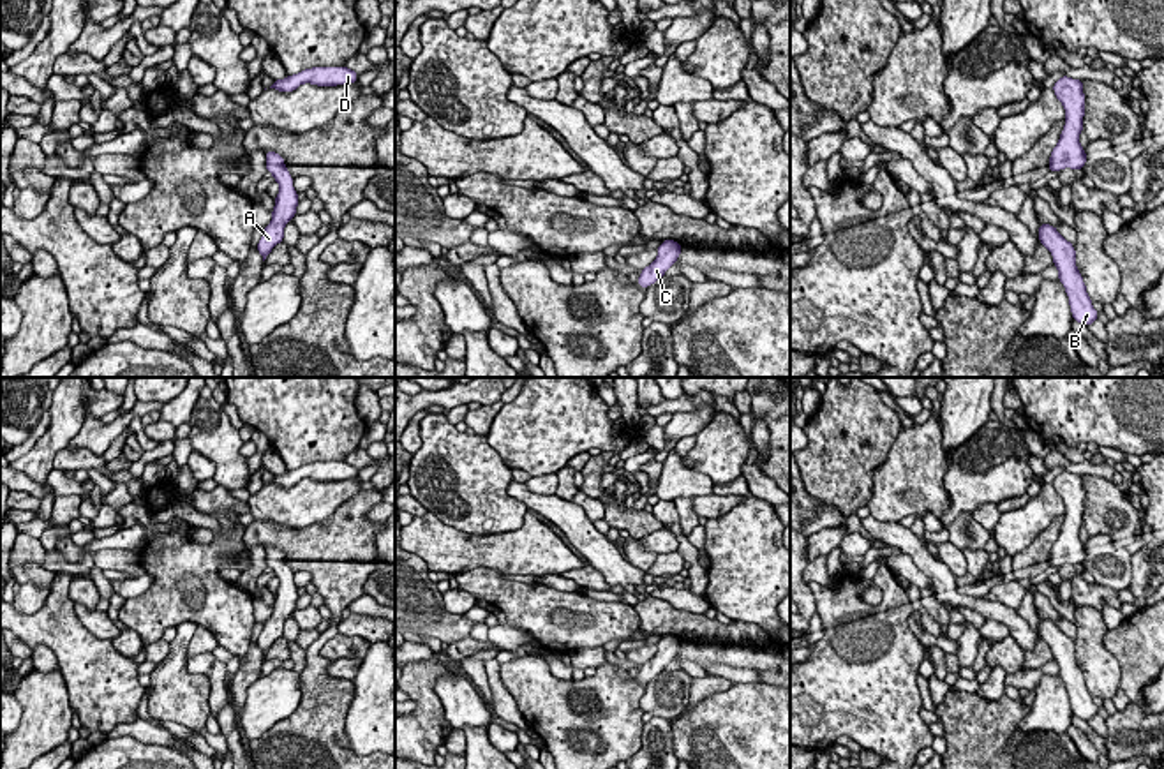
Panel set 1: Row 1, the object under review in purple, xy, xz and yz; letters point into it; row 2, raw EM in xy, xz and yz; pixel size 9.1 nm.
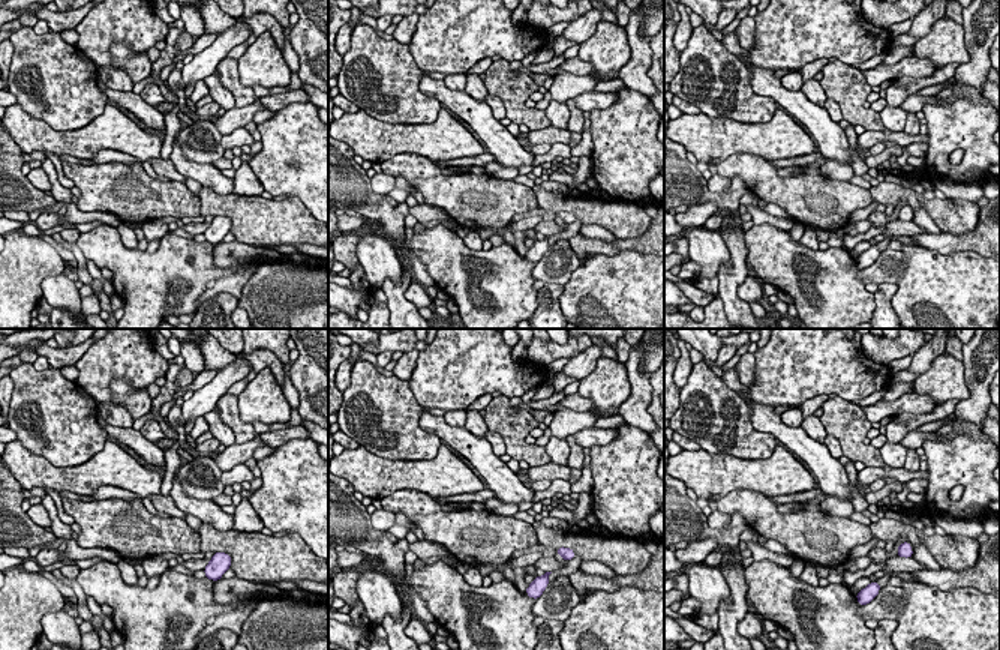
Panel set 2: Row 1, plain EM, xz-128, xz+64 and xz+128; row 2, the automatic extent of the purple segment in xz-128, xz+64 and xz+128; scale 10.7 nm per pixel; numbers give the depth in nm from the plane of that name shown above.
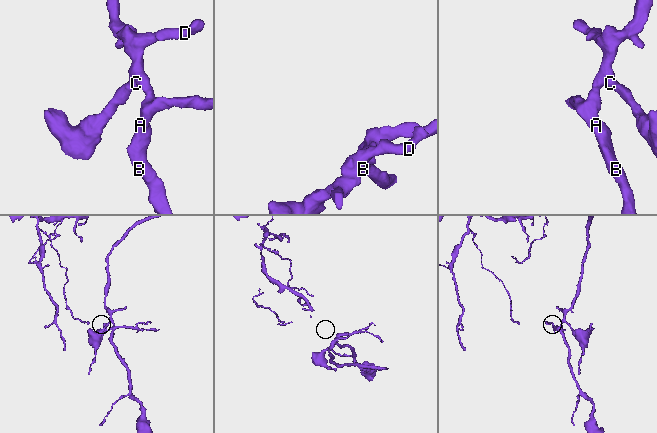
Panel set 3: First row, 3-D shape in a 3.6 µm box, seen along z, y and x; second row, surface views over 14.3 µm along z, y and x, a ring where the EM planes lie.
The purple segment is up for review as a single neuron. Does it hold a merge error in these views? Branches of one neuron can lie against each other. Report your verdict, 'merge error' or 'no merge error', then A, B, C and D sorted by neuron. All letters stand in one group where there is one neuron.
no merge error | A B C D

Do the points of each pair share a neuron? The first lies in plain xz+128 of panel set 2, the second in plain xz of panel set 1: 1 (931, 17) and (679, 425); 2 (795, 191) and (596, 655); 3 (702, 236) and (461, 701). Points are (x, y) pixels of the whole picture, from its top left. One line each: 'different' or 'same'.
1: same
2: different
3: same

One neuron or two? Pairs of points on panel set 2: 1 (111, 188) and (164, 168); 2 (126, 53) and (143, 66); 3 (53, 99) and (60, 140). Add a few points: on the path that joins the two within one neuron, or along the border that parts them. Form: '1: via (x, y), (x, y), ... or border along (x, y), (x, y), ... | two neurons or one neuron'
1: border along (171, 179), (185, 183) | two neurons
2: via (131, 57), (138, 65) | one neuron
3: border along (29, 113), (56, 129), (78, 129), (92, 122) | two neurons

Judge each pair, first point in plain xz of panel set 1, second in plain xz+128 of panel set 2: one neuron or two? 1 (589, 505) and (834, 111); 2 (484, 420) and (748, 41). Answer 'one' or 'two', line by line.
1: one
2: one

